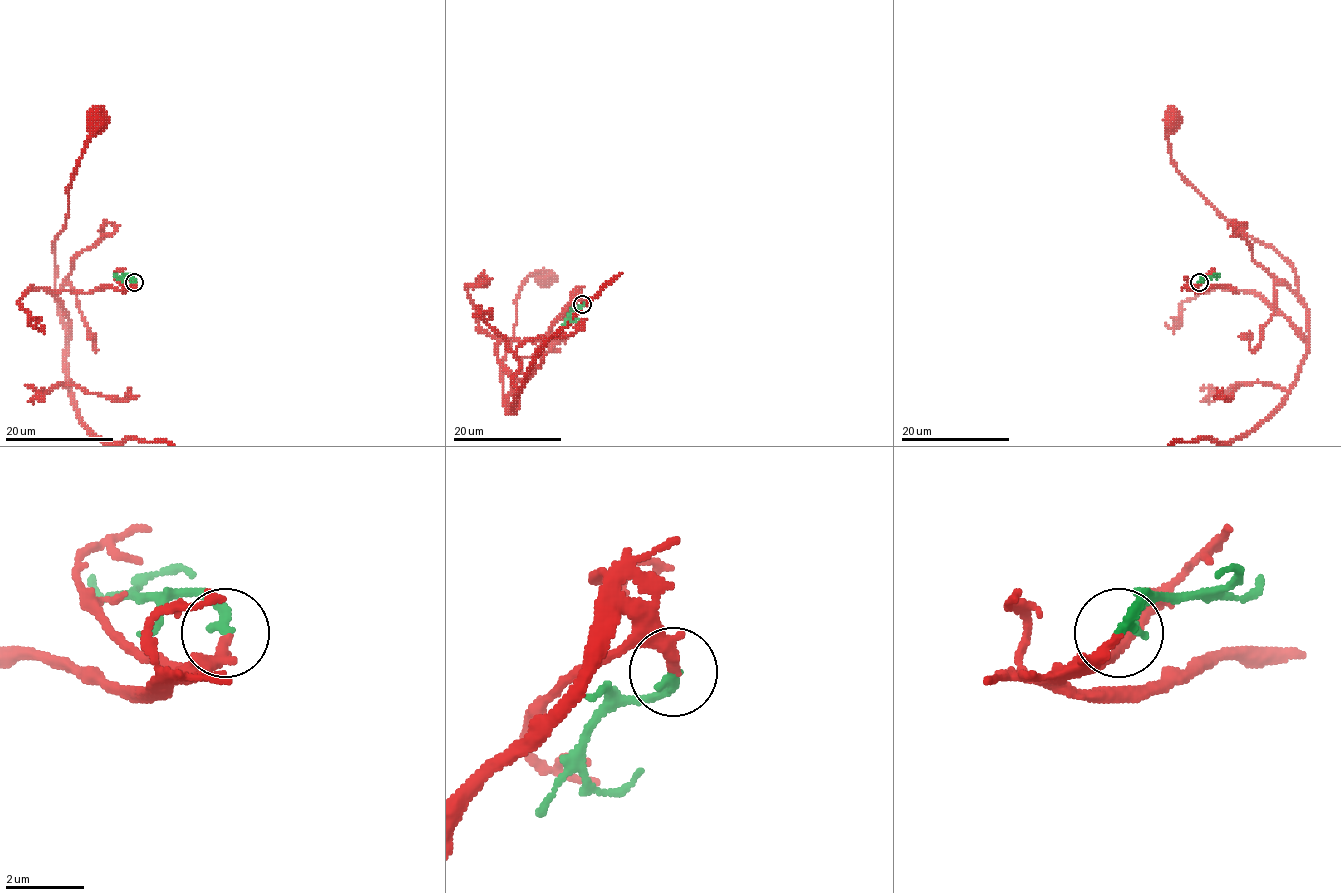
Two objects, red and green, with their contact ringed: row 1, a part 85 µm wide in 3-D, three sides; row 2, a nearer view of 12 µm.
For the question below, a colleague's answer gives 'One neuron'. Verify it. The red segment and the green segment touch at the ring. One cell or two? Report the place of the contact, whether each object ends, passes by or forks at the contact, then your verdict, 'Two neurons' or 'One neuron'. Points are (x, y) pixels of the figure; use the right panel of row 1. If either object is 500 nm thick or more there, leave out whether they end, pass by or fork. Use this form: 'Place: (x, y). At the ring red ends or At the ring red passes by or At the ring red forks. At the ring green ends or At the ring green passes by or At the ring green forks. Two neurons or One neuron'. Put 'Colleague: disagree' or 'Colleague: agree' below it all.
Place: (1199, 282). At the ring red passes by. At the ring green ends. One neuron
Colleague: agree

